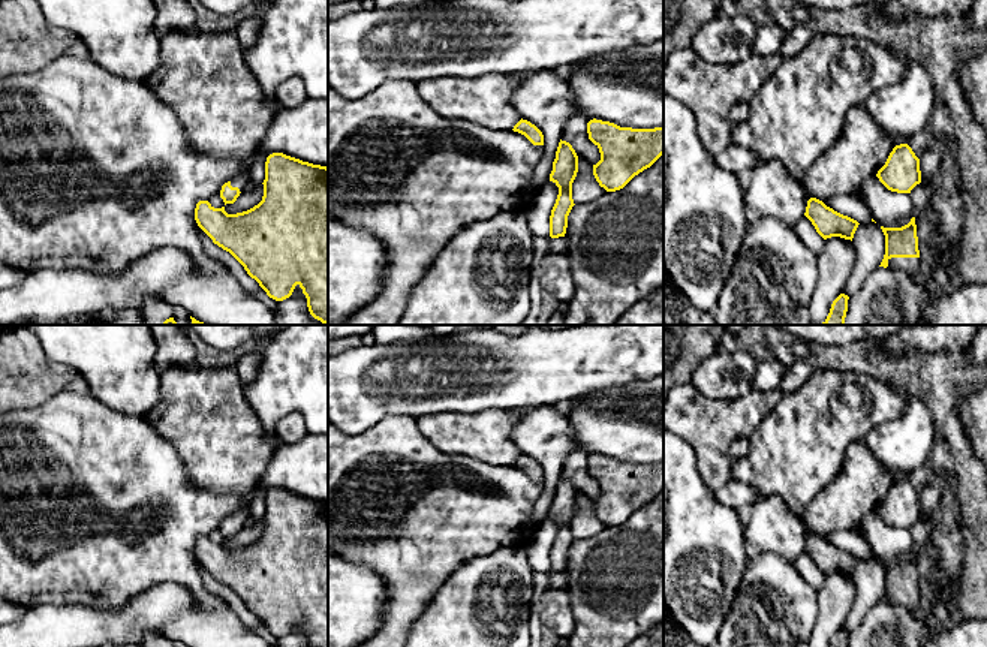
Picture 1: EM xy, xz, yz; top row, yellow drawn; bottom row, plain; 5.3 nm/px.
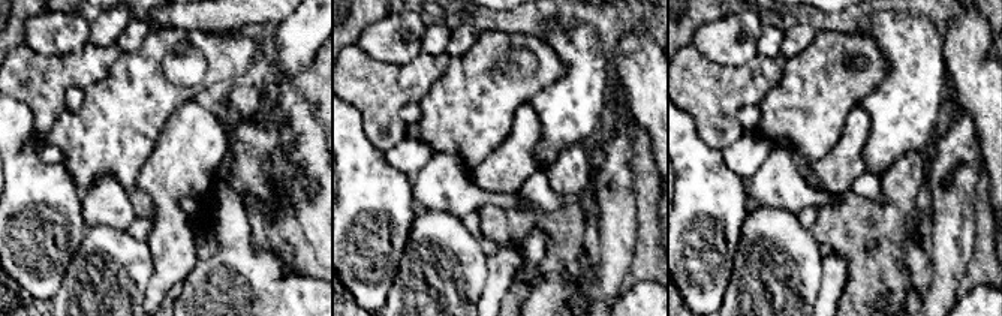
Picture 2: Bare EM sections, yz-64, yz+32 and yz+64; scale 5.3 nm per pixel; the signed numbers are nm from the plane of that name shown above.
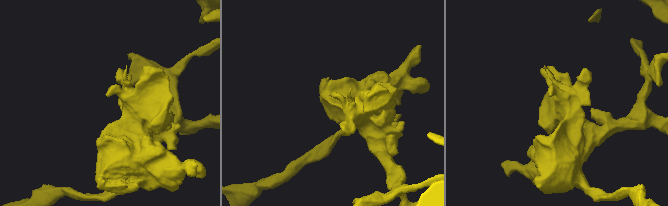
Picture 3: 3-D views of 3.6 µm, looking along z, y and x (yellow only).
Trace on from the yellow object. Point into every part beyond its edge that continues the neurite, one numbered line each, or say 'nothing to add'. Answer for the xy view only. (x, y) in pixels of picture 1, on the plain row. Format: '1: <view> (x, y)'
1: xy (240, 515)

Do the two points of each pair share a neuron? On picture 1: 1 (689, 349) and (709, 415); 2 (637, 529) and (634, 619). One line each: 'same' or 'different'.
1: different
2: same

